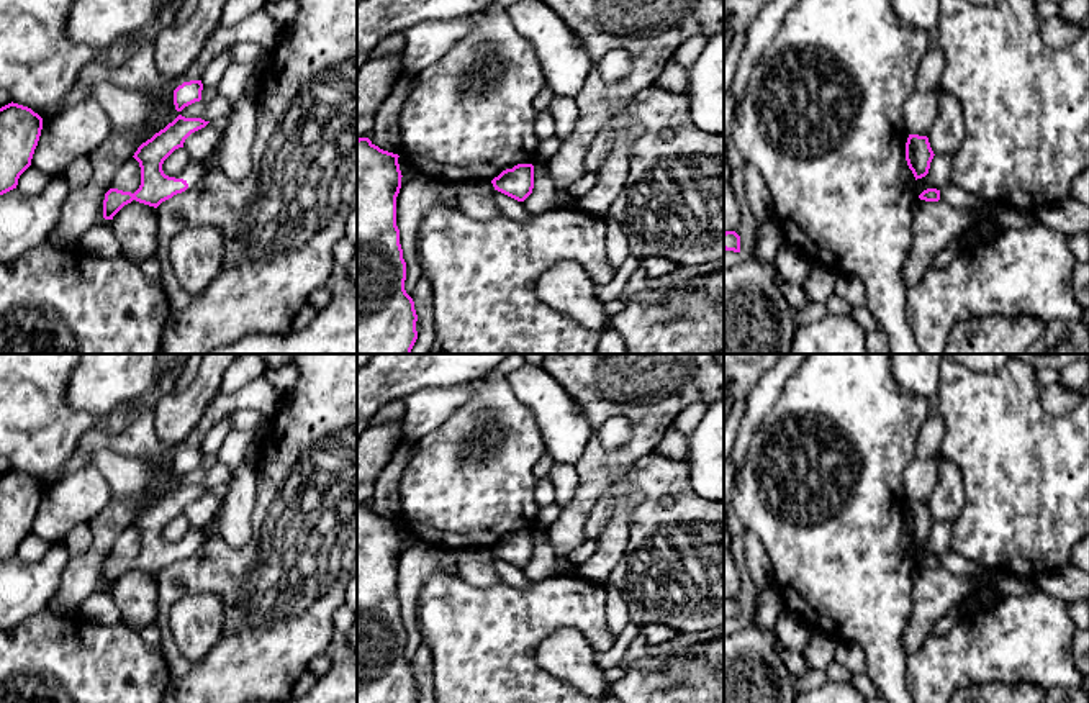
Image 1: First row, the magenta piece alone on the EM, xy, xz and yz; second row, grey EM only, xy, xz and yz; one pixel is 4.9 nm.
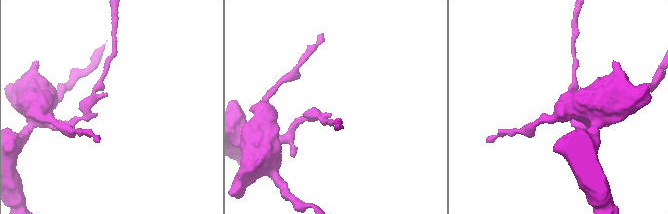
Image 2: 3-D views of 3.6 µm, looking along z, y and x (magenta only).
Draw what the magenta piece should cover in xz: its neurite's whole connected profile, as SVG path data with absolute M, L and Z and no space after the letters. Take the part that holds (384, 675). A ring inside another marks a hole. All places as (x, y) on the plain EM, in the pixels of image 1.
M357 506L357 703L418 703L396 593L398 524Z

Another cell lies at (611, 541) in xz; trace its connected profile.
M626 490L619 495L611 518L596 536L596 551L586 562L575 567L575 575L606 585L609 574L627 547L630 510L639 505L640 498L637 490Z

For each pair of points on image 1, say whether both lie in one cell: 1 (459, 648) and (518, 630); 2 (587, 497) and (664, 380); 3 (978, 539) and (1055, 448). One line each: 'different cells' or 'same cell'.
1: same cell
2: same cell
3: same cell

